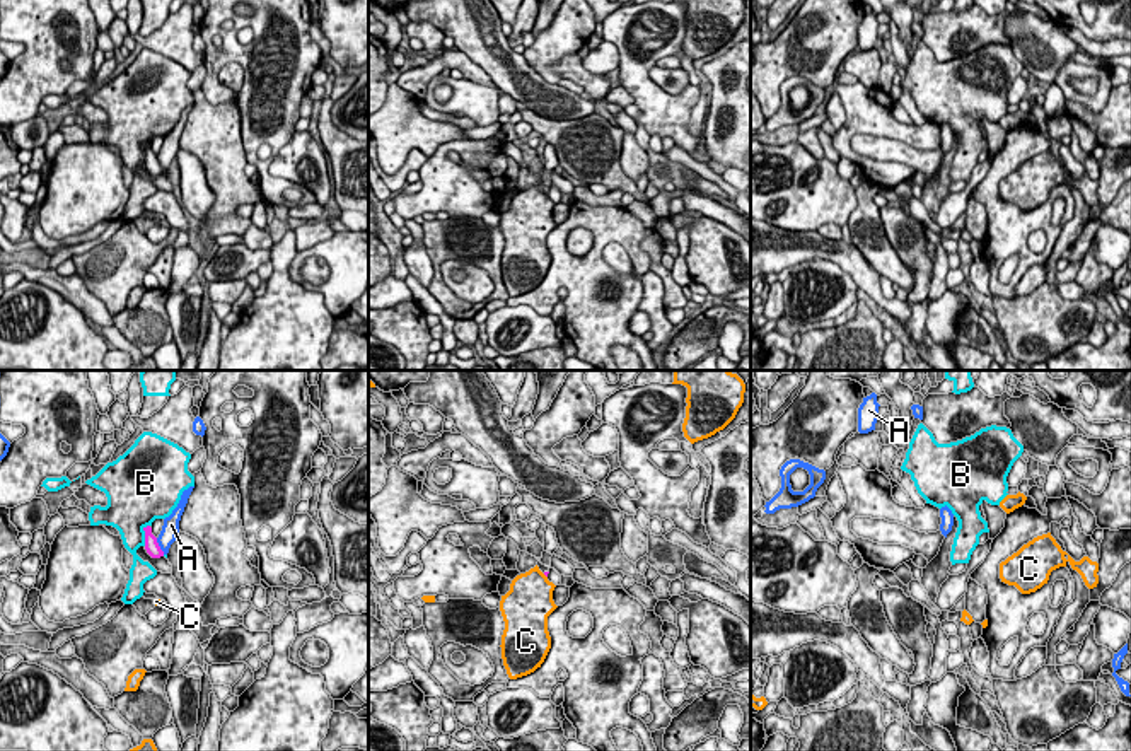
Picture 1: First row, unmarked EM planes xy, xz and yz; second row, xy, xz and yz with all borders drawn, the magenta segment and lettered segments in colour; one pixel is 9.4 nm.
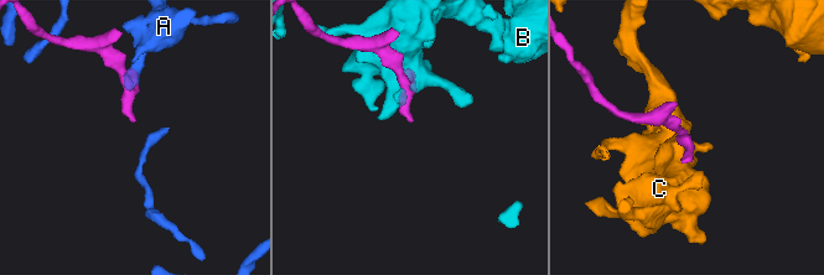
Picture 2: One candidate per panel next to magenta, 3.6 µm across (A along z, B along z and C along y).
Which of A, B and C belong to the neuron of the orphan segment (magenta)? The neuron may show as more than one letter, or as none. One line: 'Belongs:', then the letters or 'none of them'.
Belongs: none of them

